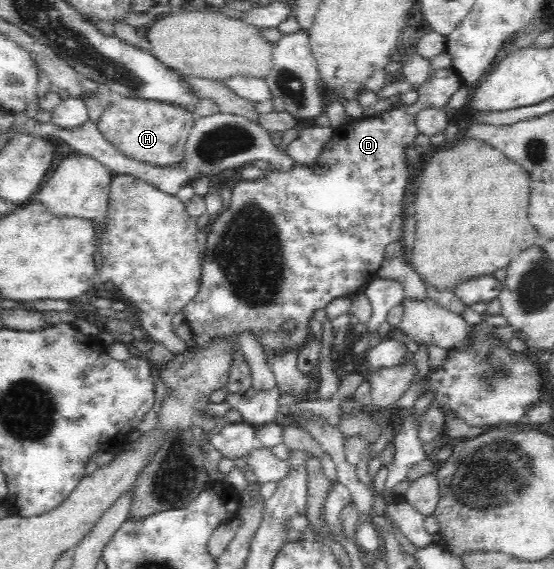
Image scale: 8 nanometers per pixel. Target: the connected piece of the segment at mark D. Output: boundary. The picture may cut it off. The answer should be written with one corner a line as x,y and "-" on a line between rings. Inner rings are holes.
455,68
438,69
430,72
428,80
424,80
416,90
419,93
418,100
411,105
396,105
391,110
376,116
368,118
360,118
352,120
342,127
338,127
333,131
330,140
324,144
322,153
314,167
306,167
304,165
296,165
290,171
276,171
275,169
266,173
265,176
257,180
240,180
236,186
226,194
227,204
221,215
208,227
208,244
205,251
205,257
202,265
200,289
194,301
191,301
184,309
185,322
193,330
195,334
195,344
198,346
206,346
210,340
225,336
229,340
236,340
242,330
251,330
256,336
261,338
267,354
274,354
274,350
278,348
297,348
302,346
308,340
311,334
308,322
312,319
314,310
318,308
326,308
330,302
336,298
356,297
368,287
377,276
377,272
384,261
384,248
390,242
400,241
403,236
404,216
404,196
406,196
406,188
410,184
410,174
408,172
408,161
406,152
410,147
414,146
416,137
419,135
417,131
416,119
418,113
427,108
441,109
456,90
464,83
-
316,168
326,168
320,176
316,173

